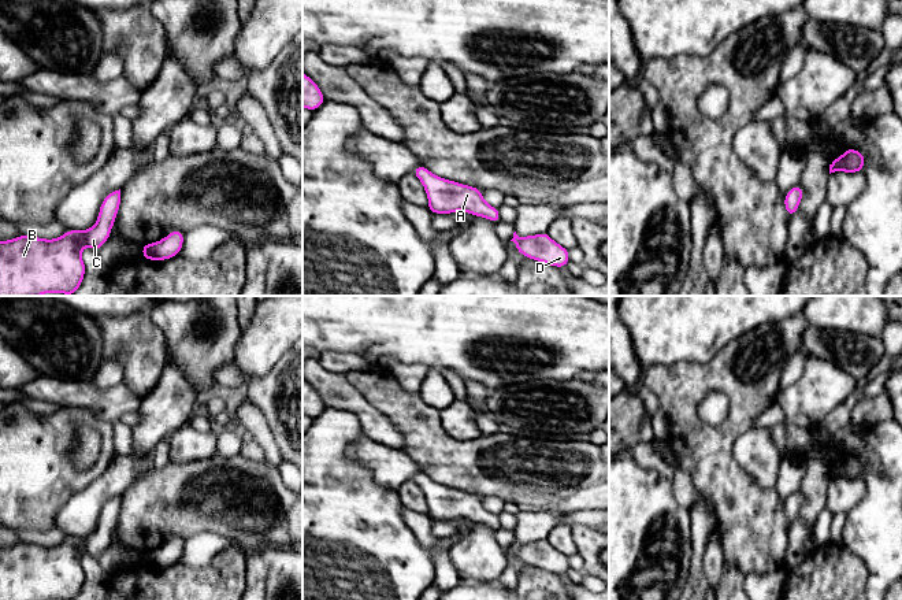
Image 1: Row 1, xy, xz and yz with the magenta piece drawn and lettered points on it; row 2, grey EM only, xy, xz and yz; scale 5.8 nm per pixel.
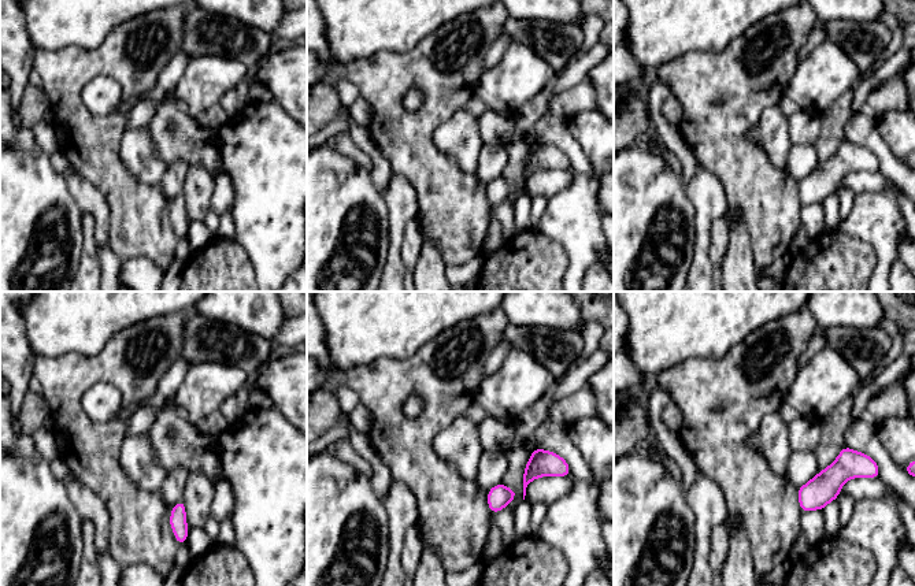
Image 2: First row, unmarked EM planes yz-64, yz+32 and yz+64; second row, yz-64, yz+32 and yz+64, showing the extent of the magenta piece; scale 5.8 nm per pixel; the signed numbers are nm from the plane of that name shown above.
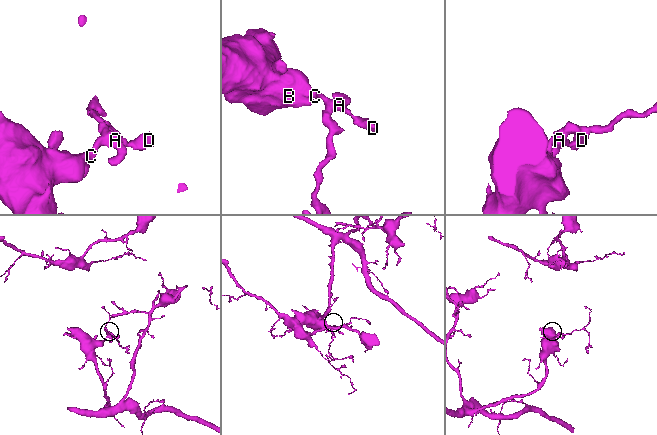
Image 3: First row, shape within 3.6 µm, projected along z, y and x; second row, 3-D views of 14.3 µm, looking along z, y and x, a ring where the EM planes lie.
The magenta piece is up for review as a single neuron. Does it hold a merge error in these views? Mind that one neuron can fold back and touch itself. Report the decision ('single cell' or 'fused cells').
single cell

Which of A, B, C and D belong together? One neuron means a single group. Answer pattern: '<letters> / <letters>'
A B C D

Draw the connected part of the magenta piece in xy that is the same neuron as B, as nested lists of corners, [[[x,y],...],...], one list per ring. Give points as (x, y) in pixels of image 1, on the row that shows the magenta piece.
[[[120,189],[105,196],[96,225],[85,232],[67,230],[55,240],[18,236],[0,241],[0,296],[38,296],[51,292],[71,296],[81,286],[85,274],[81,249],[89,247],[99,251],[103,247],[109,238],[119,205]]]

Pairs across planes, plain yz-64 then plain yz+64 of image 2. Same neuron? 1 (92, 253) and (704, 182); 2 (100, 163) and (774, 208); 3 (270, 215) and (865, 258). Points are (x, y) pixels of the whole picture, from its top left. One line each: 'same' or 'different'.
1: same
2: same
3: different

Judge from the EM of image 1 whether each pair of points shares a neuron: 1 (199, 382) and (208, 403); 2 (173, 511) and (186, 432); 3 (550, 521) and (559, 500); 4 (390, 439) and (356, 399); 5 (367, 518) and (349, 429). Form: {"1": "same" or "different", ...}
{"1": "different", "2": "different", "3": "different", "4": "same", "5": "same"}

